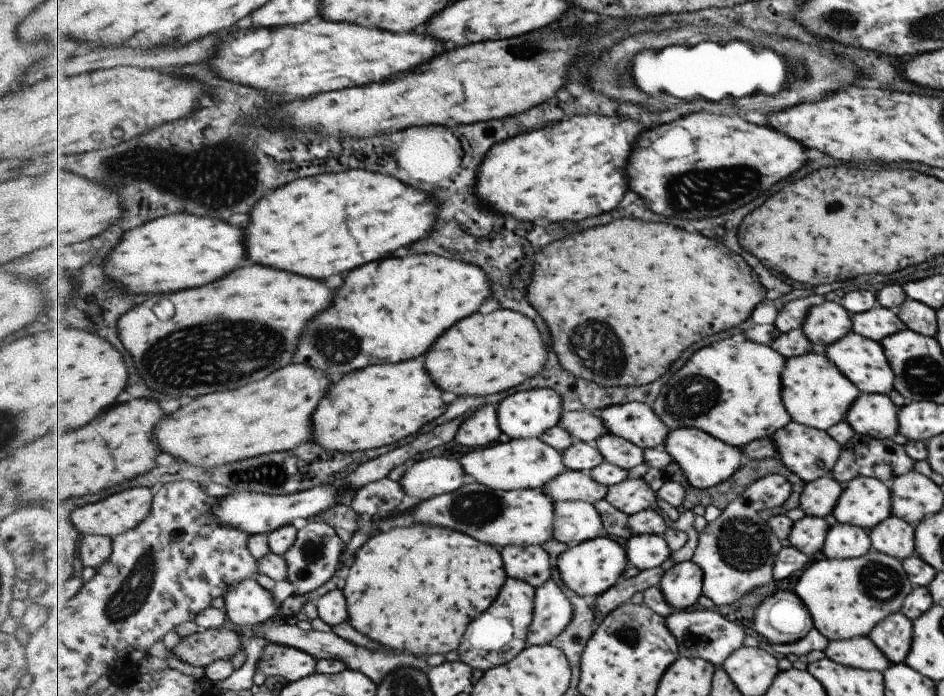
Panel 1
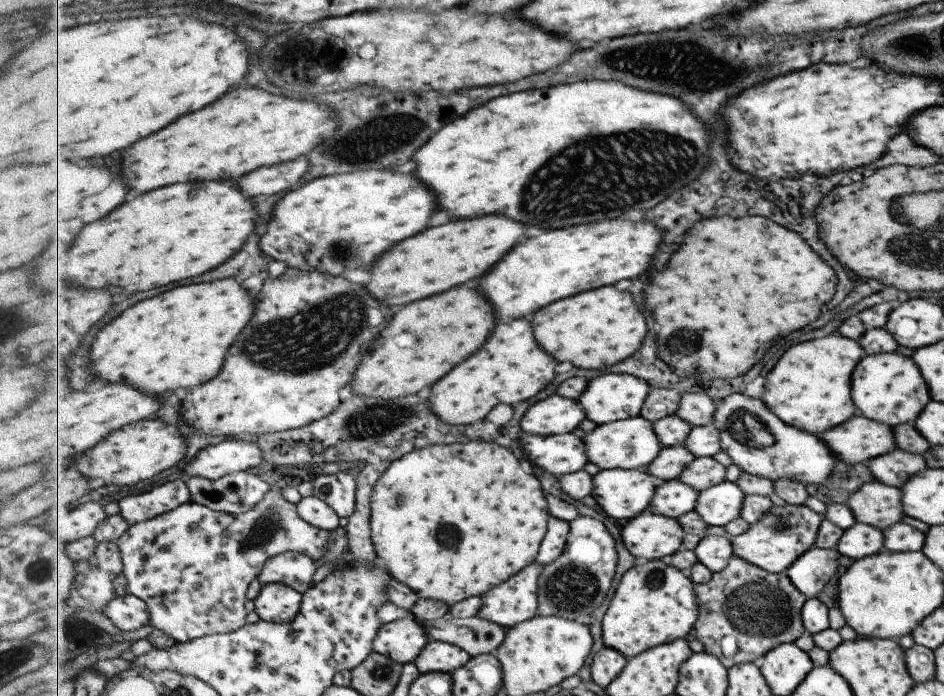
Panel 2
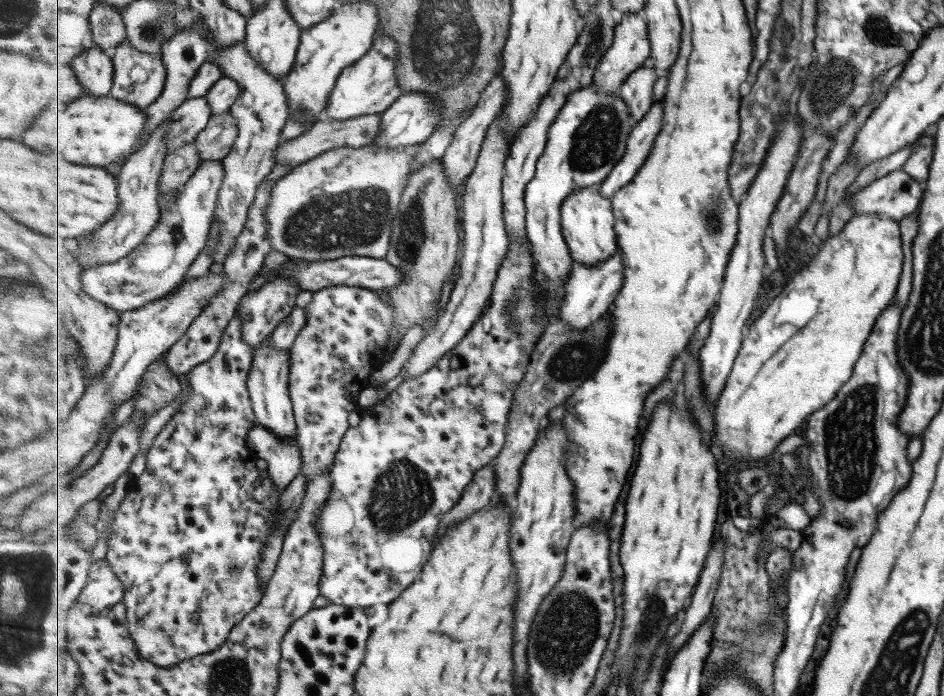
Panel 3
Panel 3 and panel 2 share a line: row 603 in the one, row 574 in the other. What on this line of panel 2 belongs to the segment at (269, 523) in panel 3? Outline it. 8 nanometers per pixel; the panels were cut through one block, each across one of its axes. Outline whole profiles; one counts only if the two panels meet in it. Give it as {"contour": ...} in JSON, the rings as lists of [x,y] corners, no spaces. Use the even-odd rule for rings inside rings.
{"contour":[[[274,488],[253,510],[245,514],[227,514],[211,510],[207,505],[191,501],[157,518],[130,526],[116,540],[130,585],[130,592],[149,605],[150,624],[178,643],[211,636],[237,632],[247,624],[247,590],[259,578],[267,562],[287,551],[305,553],[320,562],[331,548],[333,531],[315,528],[298,513],[298,503],[285,500],[278,488]]]}

